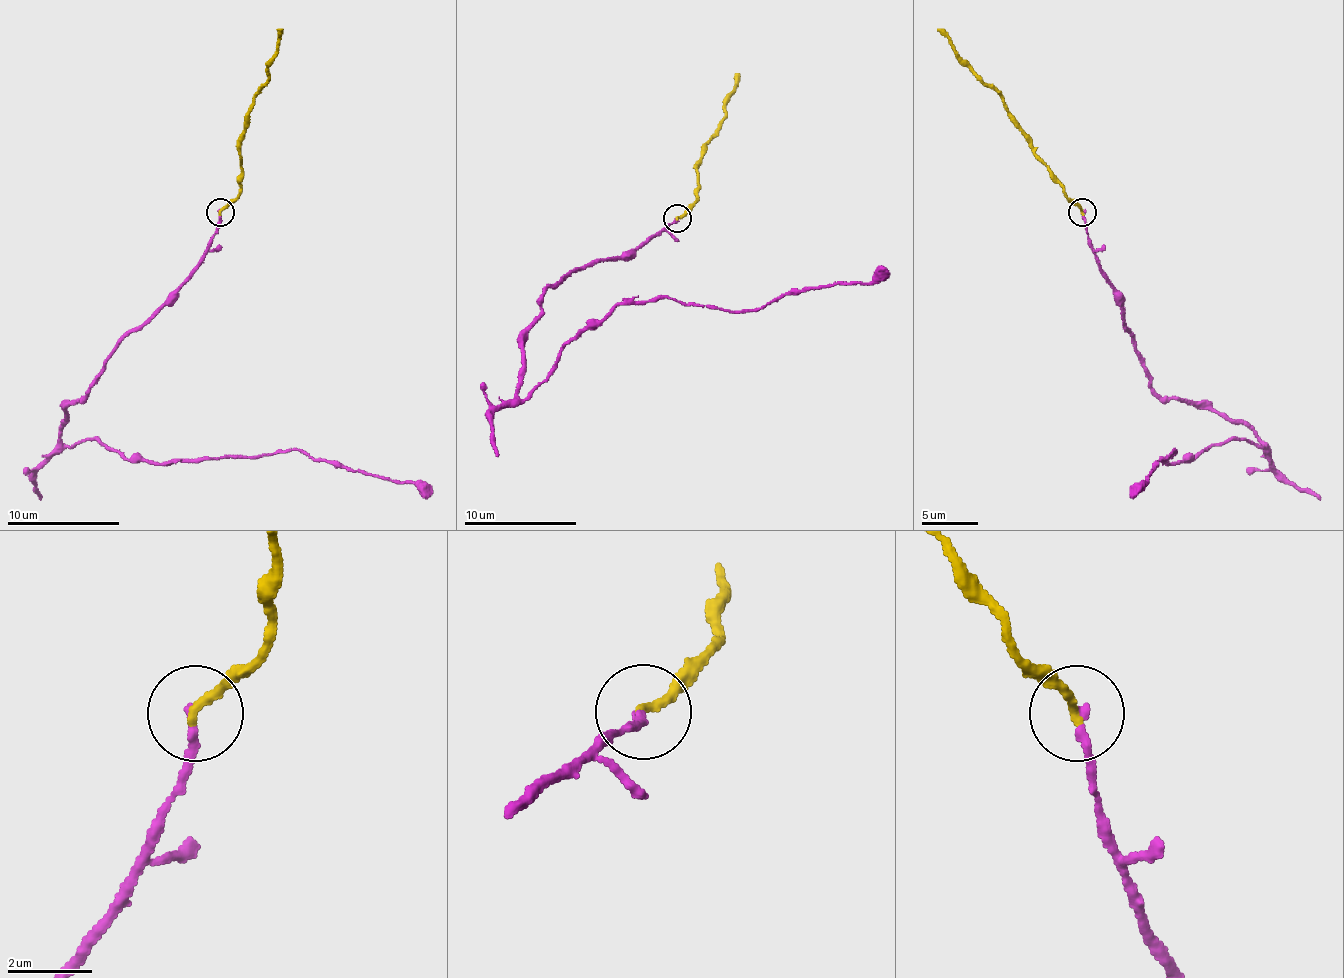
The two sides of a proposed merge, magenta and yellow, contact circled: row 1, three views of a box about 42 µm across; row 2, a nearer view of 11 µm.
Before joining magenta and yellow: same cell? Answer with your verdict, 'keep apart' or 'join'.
join

